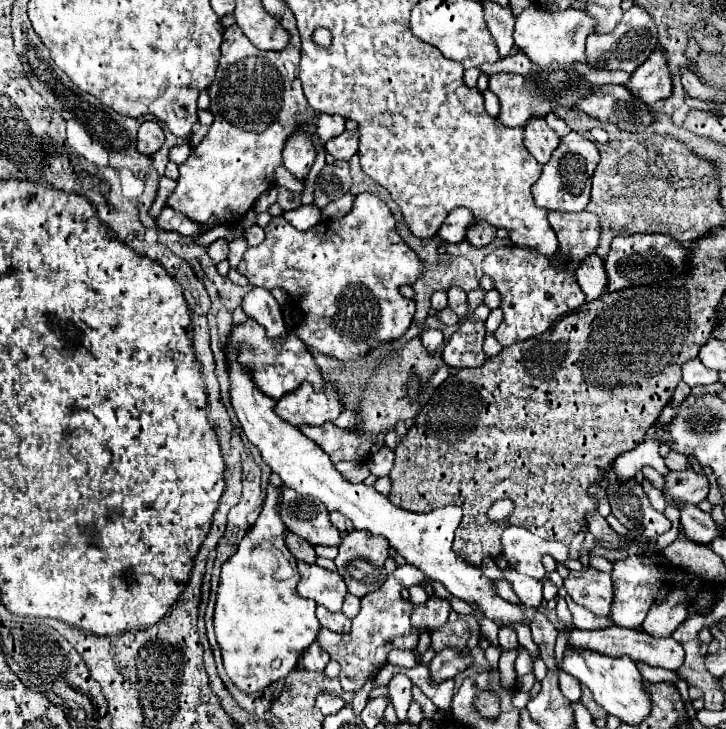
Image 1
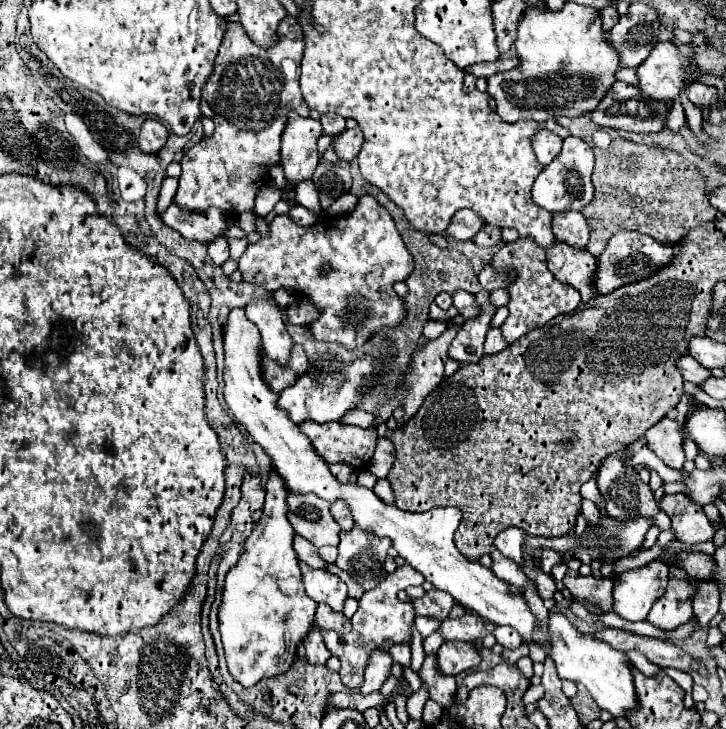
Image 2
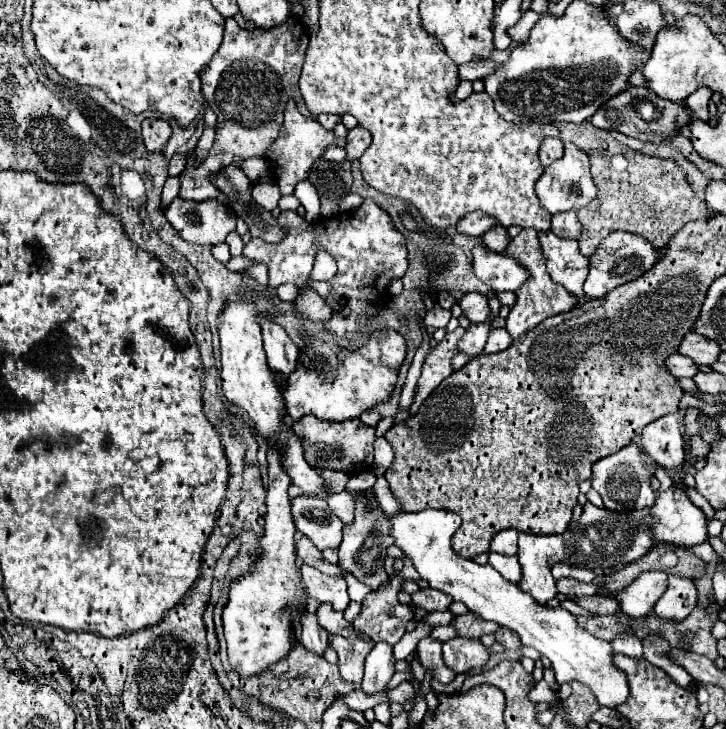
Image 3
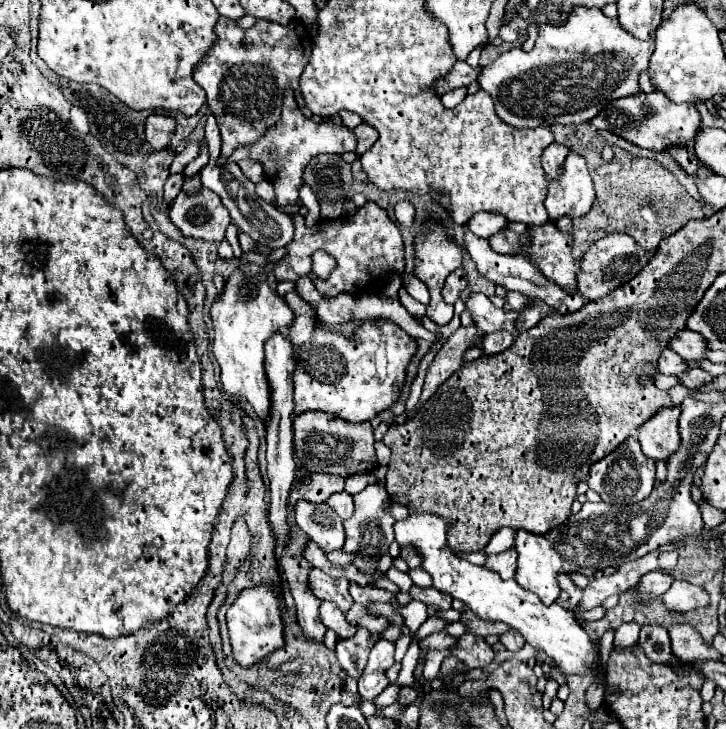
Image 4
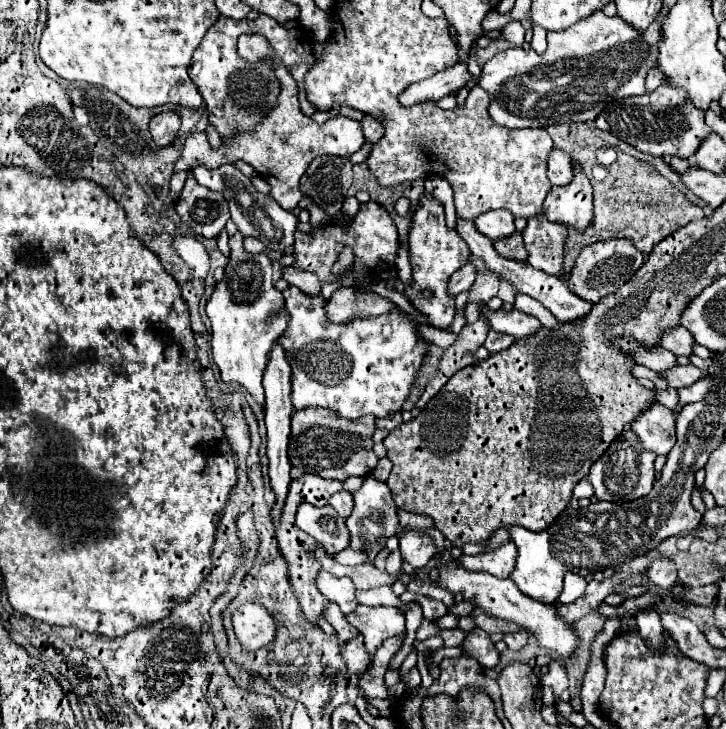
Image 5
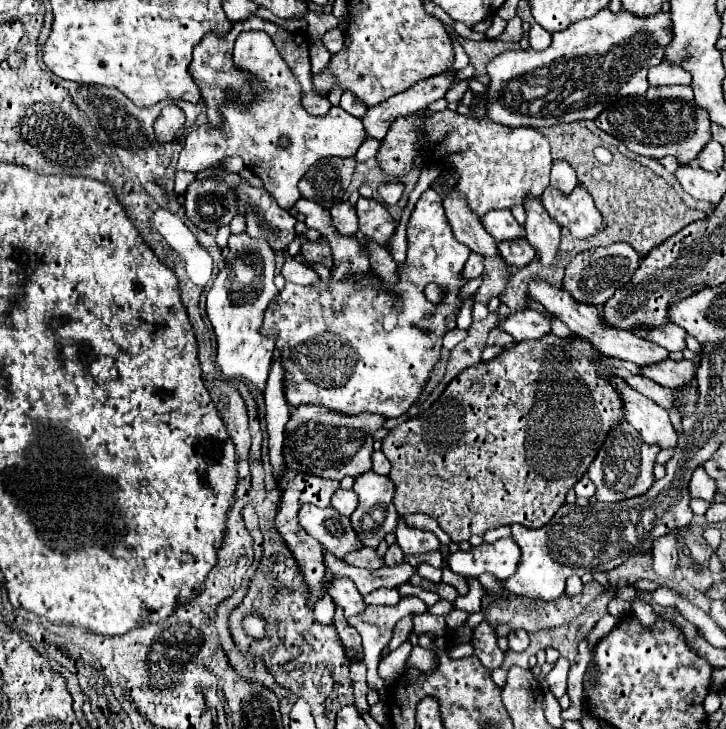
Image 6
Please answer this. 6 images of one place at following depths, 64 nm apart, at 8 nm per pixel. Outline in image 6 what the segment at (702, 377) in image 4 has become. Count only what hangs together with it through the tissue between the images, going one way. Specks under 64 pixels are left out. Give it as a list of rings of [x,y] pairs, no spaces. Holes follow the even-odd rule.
[[[666,360],[662,364],[642,368],[642,376],[658,382],[660,386],[674,388],[674,390],[682,388],[688,382],[694,382],[696,380],[694,372],[696,372],[696,364],[690,360],[682,360],[682,362]]]

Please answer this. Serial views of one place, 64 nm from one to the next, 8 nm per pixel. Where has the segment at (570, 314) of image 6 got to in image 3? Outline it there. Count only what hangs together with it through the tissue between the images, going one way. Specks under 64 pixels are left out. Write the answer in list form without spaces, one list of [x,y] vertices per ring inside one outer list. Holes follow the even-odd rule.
[[[476,246],[472,252],[474,252],[474,274],[494,292],[516,290],[526,282],[528,272],[514,258],[490,252],[484,246]],[[672,354],[666,360],[666,368],[678,378],[692,378],[700,370],[698,364],[692,364],[692,360],[688,360],[688,356],[680,356],[680,354]]]

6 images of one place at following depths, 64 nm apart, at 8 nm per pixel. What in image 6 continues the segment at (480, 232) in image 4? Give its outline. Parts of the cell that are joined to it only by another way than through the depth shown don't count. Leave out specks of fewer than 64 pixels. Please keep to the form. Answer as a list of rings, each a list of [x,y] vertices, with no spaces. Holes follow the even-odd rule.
[[[500,210],[500,212],[488,212],[480,218],[480,222],[484,224],[484,230],[496,240],[514,240],[514,238],[522,238],[524,236],[524,228],[514,220],[510,210]]]

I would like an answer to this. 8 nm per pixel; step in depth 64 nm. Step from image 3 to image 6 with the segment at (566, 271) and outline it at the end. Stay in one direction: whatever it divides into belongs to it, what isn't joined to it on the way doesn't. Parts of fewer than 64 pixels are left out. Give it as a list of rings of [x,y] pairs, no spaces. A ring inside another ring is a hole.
[[[530,198],[526,202],[526,240],[536,248],[536,260],[542,266],[552,266],[554,258],[560,250],[560,224],[556,224],[548,212],[544,210],[542,202],[536,198]]]

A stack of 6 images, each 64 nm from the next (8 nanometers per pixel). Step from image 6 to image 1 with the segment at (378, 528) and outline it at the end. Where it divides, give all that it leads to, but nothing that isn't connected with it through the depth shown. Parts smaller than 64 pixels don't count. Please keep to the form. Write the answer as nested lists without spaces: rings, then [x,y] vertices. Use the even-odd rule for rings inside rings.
[[[352,532],[352,534],[342,538],[340,552],[338,552],[334,564],[338,566],[338,574],[344,578],[346,586],[348,586],[348,592],[362,598],[368,592],[374,592],[376,588],[380,588],[380,584],[384,584],[384,580],[388,576],[386,570],[384,570],[386,558],[388,558],[388,540],[384,540],[382,536]]]

